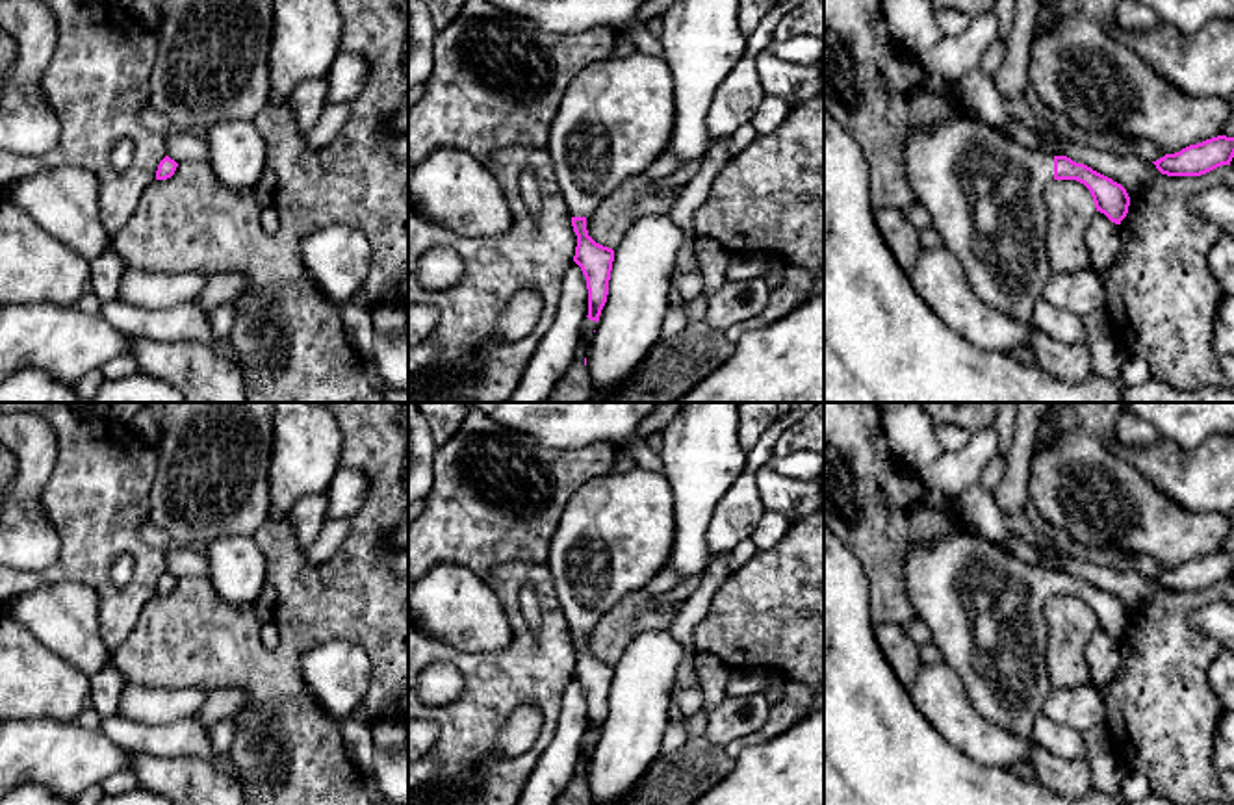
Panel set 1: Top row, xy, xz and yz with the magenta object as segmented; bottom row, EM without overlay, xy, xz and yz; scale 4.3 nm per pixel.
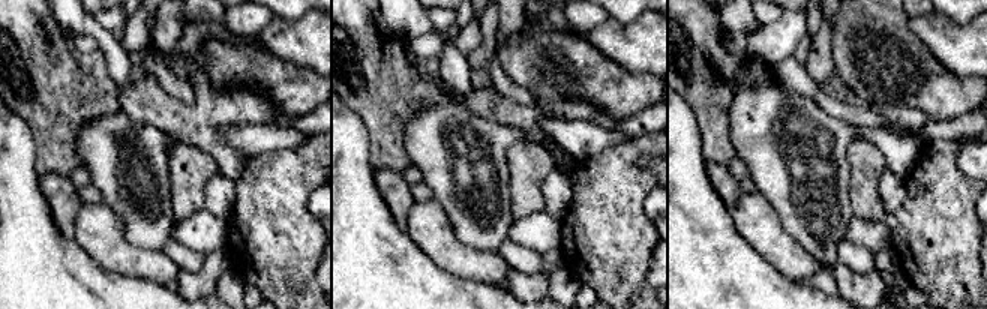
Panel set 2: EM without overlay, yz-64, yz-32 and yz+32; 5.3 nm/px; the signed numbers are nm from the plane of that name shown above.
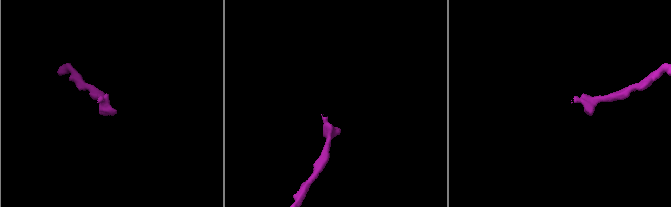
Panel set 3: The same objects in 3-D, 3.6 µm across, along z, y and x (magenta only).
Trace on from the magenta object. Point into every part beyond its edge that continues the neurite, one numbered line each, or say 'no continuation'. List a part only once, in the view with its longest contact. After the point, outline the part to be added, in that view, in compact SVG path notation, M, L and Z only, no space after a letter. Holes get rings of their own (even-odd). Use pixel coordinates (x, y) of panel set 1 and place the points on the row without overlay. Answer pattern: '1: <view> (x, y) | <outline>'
1: yz (984, 607) | M961 525L911 549L906 584L917 618L930 629L945 664L959 675L976 712L998 729L1030 740L1052 692L1045 603L1054 595L1054 571L1026 564Z

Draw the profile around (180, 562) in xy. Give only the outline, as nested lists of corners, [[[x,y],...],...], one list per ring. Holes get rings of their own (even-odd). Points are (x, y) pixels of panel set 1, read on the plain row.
[[[171,547],[165,553],[165,569],[176,579],[206,577],[208,558],[204,553],[189,547]]]

